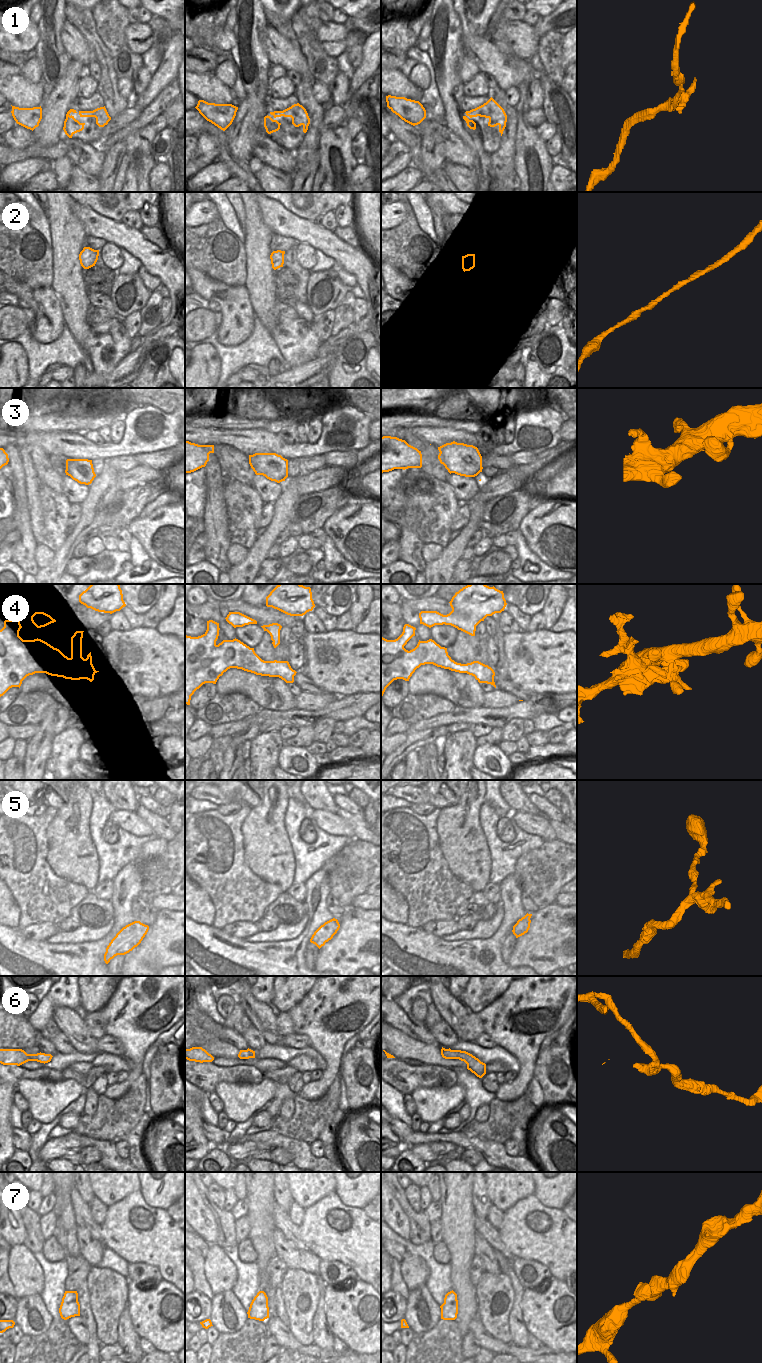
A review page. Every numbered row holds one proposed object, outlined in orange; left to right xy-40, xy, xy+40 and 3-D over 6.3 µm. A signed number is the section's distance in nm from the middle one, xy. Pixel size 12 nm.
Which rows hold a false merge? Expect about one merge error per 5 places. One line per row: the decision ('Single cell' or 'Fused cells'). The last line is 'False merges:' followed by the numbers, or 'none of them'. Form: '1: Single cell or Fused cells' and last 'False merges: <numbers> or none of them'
1: Single cell
2: Single cell
3: Single cell
4: Fused cells
5: Single cell
6: Single cell
7: Single cell
False merges: 4.

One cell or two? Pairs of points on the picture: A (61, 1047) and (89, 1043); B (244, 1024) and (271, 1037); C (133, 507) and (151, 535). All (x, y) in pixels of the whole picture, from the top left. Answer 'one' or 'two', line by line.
A: two
B: two
C: two

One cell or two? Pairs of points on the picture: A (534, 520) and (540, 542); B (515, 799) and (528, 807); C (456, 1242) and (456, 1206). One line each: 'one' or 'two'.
A: one
B: one
C: one

